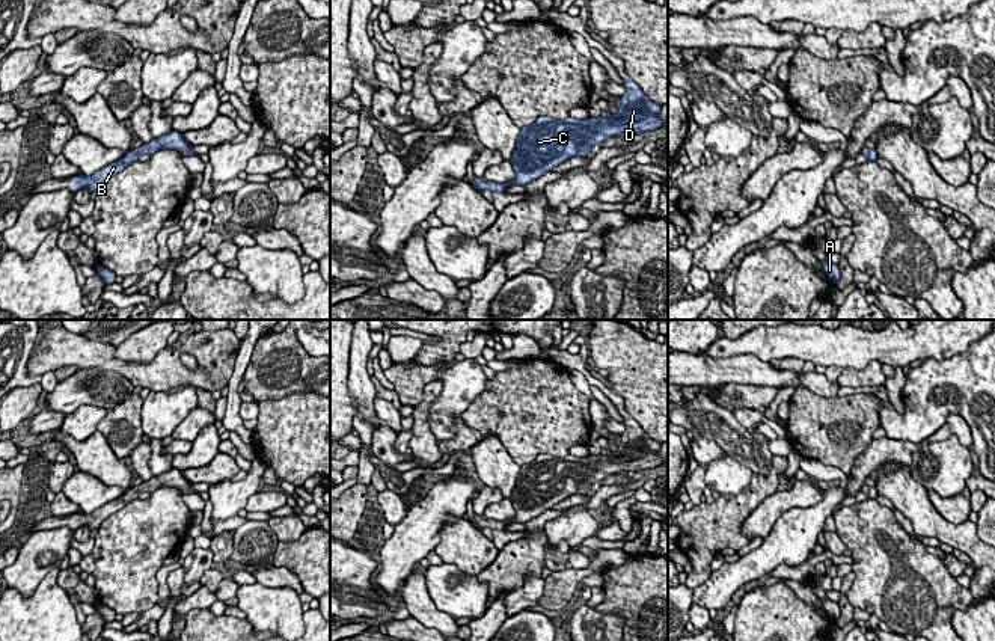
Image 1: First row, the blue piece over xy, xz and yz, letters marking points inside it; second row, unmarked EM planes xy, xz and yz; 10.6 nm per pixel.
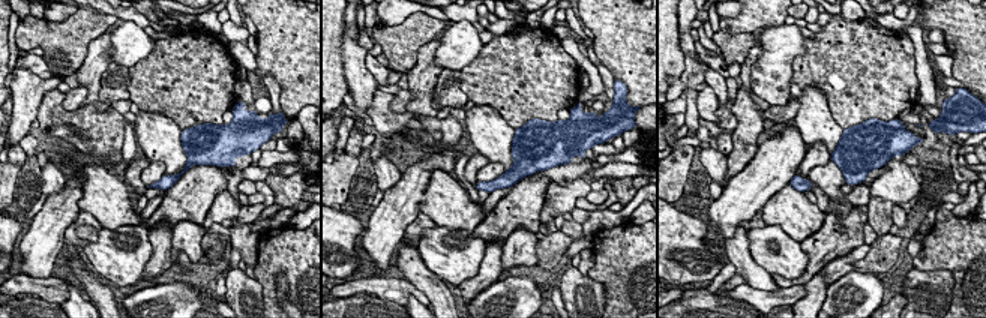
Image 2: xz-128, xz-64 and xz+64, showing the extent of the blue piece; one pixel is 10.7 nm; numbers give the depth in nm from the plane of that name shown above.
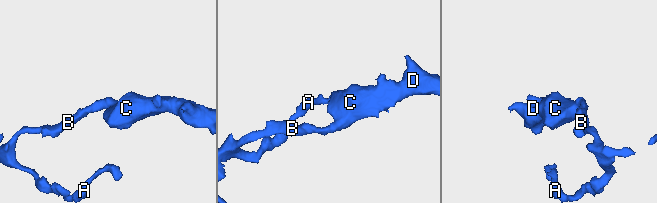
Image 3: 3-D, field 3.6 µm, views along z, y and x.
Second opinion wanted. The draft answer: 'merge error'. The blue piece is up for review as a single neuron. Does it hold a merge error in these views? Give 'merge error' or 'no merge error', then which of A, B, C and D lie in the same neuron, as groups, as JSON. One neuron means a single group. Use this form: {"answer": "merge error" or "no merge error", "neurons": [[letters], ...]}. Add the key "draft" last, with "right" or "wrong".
{"answer": "no merge error", "neurons": [["A", "B", "C", "D"]], "draft": "wrong"}

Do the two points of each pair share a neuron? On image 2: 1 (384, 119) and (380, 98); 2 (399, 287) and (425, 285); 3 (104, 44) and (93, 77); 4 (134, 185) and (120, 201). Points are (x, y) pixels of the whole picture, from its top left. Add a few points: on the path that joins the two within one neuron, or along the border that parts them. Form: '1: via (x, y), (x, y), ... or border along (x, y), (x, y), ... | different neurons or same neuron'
1: via (381, 114), (380, 102) | same neuron
2: border along (407, 279), (431, 302) | different neurons
3: via (99, 51), (93, 69) | same neuron
4: border along (125, 183), (134, 201) | different neurons

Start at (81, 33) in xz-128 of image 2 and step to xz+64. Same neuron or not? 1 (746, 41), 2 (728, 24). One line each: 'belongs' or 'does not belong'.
1: belongs
2: does not belong

